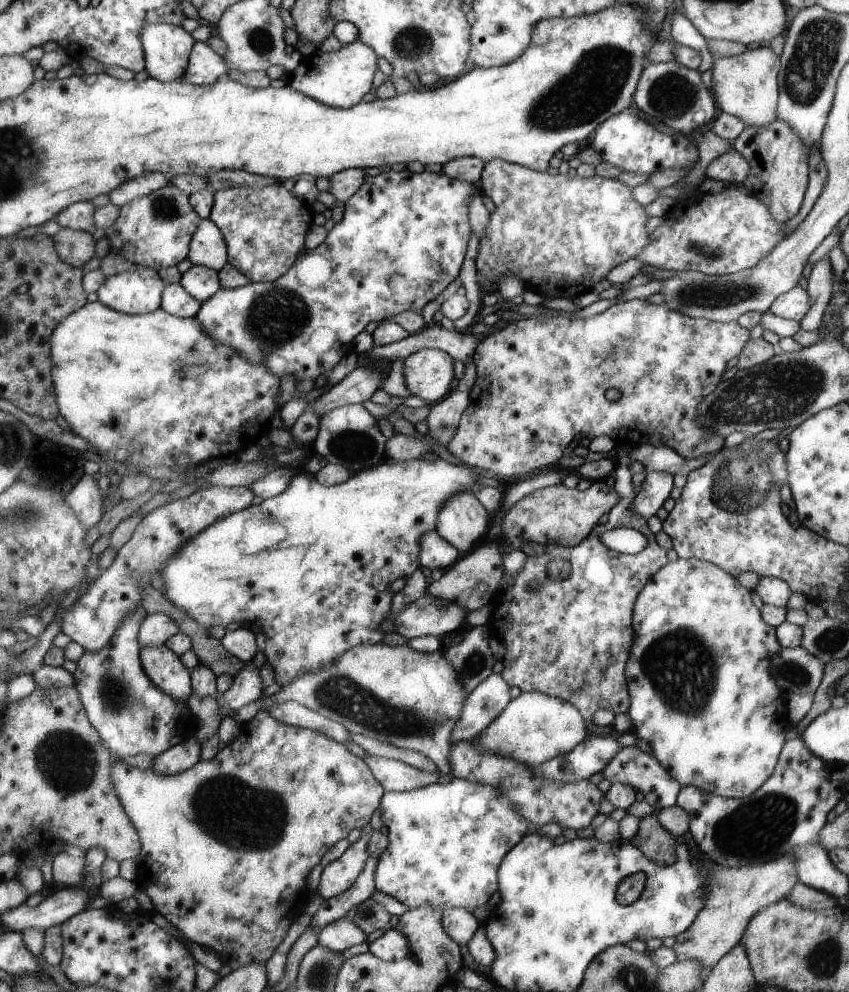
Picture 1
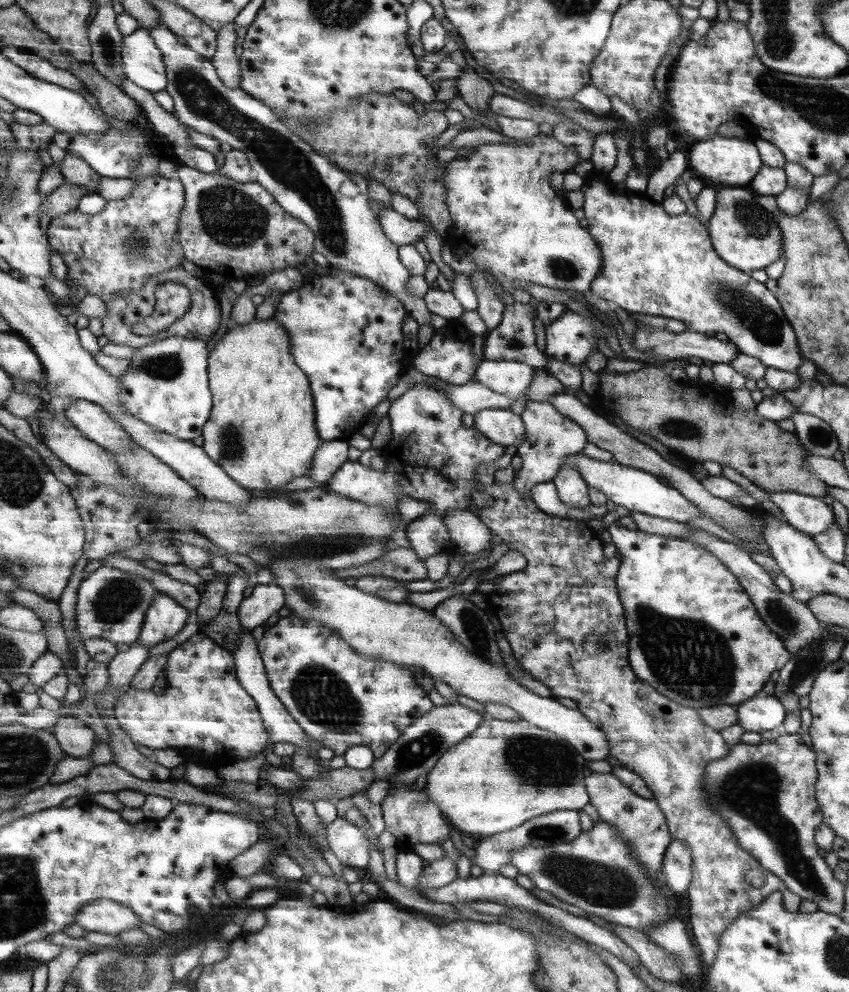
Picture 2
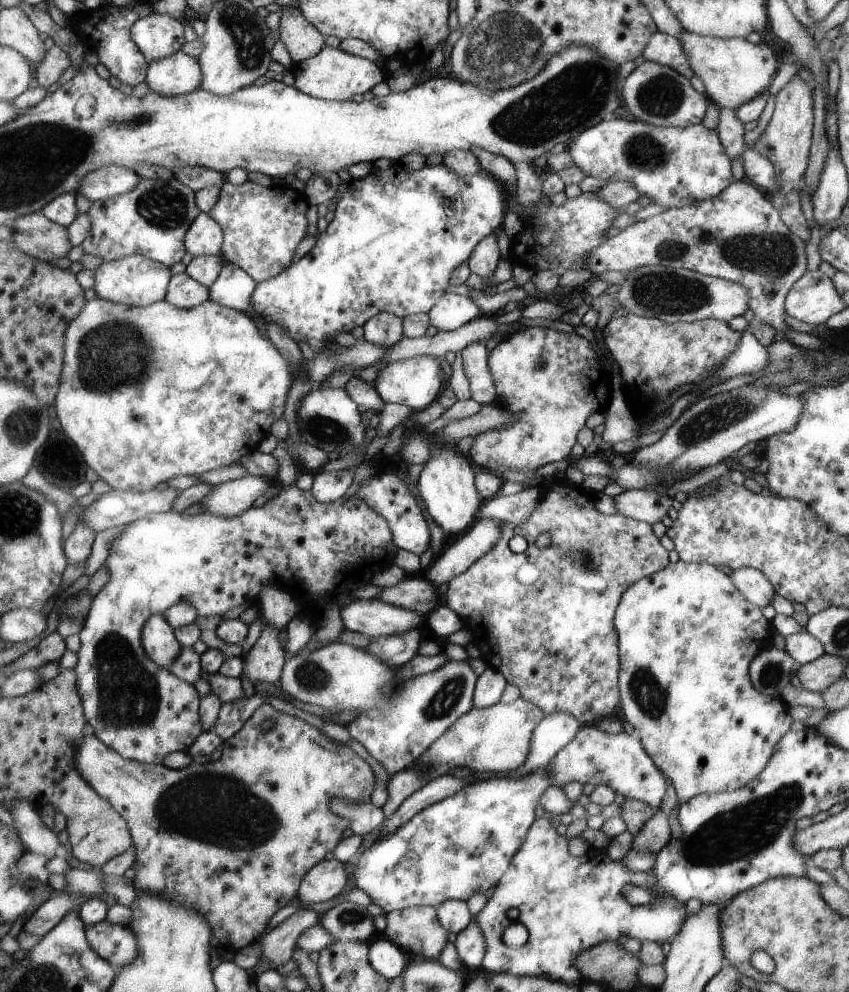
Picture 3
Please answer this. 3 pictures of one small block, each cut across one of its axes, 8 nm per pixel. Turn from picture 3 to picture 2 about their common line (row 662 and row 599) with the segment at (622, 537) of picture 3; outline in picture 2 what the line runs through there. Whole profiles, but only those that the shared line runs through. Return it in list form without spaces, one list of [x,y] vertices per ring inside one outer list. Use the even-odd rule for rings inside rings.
[[[513,480],[506,485],[493,483],[478,490],[492,499],[491,507],[476,508],[479,512],[479,522],[487,526],[493,536],[499,536],[501,544],[509,548],[508,551],[520,552],[526,564],[522,573],[498,576],[497,589],[485,595],[485,599],[490,607],[498,603],[507,608],[497,608],[489,612],[500,621],[502,634],[517,664],[537,682],[546,686],[552,698],[569,698],[575,702],[577,710],[584,713],[584,716],[605,734],[605,741],[609,742],[608,755],[613,756],[621,768],[642,778],[652,792],[652,799],[667,818],[671,839],[679,839],[689,845],[693,856],[692,882],[688,887],[689,926],[701,956],[701,965],[705,966],[705,971],[708,972],[717,952],[720,951],[722,932],[739,915],[764,902],[773,891],[780,893],[785,912],[797,913],[802,898],[797,896],[797,893],[789,892],[780,877],[767,872],[756,861],[756,857],[745,852],[726,827],[724,820],[708,808],[706,794],[700,788],[704,766],[710,760],[724,757],[729,750],[719,731],[709,728],[700,719],[696,709],[681,706],[643,684],[640,677],[635,676],[629,668],[624,608],[616,590],[616,574],[620,566],[617,555],[611,558],[603,556],[604,544],[598,534],[588,527],[586,521],[561,519],[541,512],[530,497],[521,497],[521,494],[513,489]],[[599,638],[605,640],[605,648],[601,652],[595,652],[595,640]]]

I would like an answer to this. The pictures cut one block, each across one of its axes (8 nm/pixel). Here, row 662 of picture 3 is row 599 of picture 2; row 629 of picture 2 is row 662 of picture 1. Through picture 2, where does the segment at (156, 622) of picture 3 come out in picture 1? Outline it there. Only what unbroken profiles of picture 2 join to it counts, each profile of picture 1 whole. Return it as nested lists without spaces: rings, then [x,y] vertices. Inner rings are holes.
[[[164,644],[140,649],[141,666],[152,683],[171,698],[187,702],[192,696],[191,670],[181,664],[179,657]]]

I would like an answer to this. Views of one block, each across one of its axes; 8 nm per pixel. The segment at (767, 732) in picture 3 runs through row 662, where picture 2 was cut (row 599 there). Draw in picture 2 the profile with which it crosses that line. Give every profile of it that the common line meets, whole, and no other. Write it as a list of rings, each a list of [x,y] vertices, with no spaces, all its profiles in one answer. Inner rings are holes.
[[[613,522],[605,530],[611,535],[610,538],[617,549],[615,554],[620,560],[619,570],[616,574],[616,590],[619,594],[620,604],[624,608],[624,623],[628,636],[629,668],[635,676],[640,677],[643,684],[654,688],[661,696],[667,697],[684,707],[696,709],[719,706],[721,703],[736,706],[745,700],[751,699],[751,696],[765,684],[765,680],[769,678],[769,674],[773,670],[779,671],[785,663],[789,662],[791,653],[784,647],[783,641],[760,619],[756,606],[753,605],[748,594],[744,592],[744,587],[736,579],[736,576],[733,576],[733,573],[729,572],[728,568],[725,568],[725,565],[721,564],[721,561],[717,560],[711,552],[705,550],[701,545],[695,545],[680,539],[629,532],[617,522]]]

